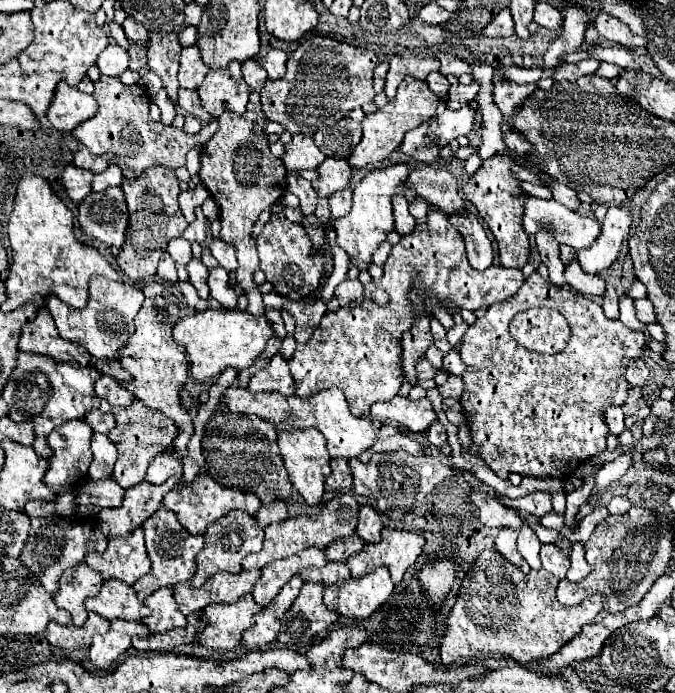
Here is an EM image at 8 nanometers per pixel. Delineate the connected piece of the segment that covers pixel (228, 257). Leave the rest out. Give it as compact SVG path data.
M212 240L208 248L210 248L212 256L218 260L218 264L228 272L228 276L230 276L230 284L234 286L234 284L236 284L236 278L234 278L234 276L236 276L236 266L238 266L234 246L230 246L230 244L222 242L222 240Z

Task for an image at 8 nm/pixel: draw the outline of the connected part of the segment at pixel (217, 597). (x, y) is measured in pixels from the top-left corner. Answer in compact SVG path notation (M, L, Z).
M242 570L240 574L230 574L230 572L218 572L214 578L206 580L206 584L198 590L204 592L204 598L200 596L198 600L198 610L204 610L208 604L232 604L244 594L252 592L254 582L260 578L260 570L246 572Z

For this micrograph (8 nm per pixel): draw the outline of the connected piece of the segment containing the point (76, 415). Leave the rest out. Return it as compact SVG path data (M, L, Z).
M20 354L18 366L12 372L12 380L2 392L8 404L8 416L14 422L34 424L34 450L42 458L50 458L52 450L46 442L48 434L66 424L68 420L82 420L88 412L100 408L100 400L94 394L94 382L100 378L100 370L78 366L74 362L54 362L52 358L40 358L38 354Z

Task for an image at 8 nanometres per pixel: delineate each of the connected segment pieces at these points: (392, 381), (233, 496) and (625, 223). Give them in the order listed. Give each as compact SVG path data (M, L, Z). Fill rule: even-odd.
M432 208L426 214L426 222L416 220L414 232L402 236L392 248L390 258L384 264L384 276L378 282L364 286L362 302L350 302L348 306L326 312L310 342L306 342L306 346L296 346L294 356L288 360L296 386L294 394L306 398L324 388L338 386L346 396L350 412L362 418L370 412L374 402L394 398L404 382L404 372L400 368L402 334L410 330L420 314L416 302L410 298L410 290L418 294L422 310L434 318L432 300L454 316L462 308L478 310L480 306L508 300L518 292L522 282L524 276L520 270L502 266L490 266L484 272L472 270L466 258L462 234L452 230L446 212ZM374 288L384 288L390 294L390 306L380 308L370 300Z
M198 474L194 478L194 482L190 482L190 484L180 482L174 490L170 490L164 496L164 506L176 514L178 522L190 534L196 536L196 534L204 534L208 524L216 522L218 518L226 516L232 510L242 510L242 512L246 512L250 516L256 516L256 512L258 512L258 508L262 504L260 504L260 500L258 500L256 494L244 494L244 492L238 492L238 490L232 490L232 488L224 488L216 480L212 480L208 474Z
M612 206L608 208L606 218L602 220L600 236L590 244L590 248L578 252L578 262L586 272L602 272L614 264L622 248L624 238L630 232L632 216L626 208Z

